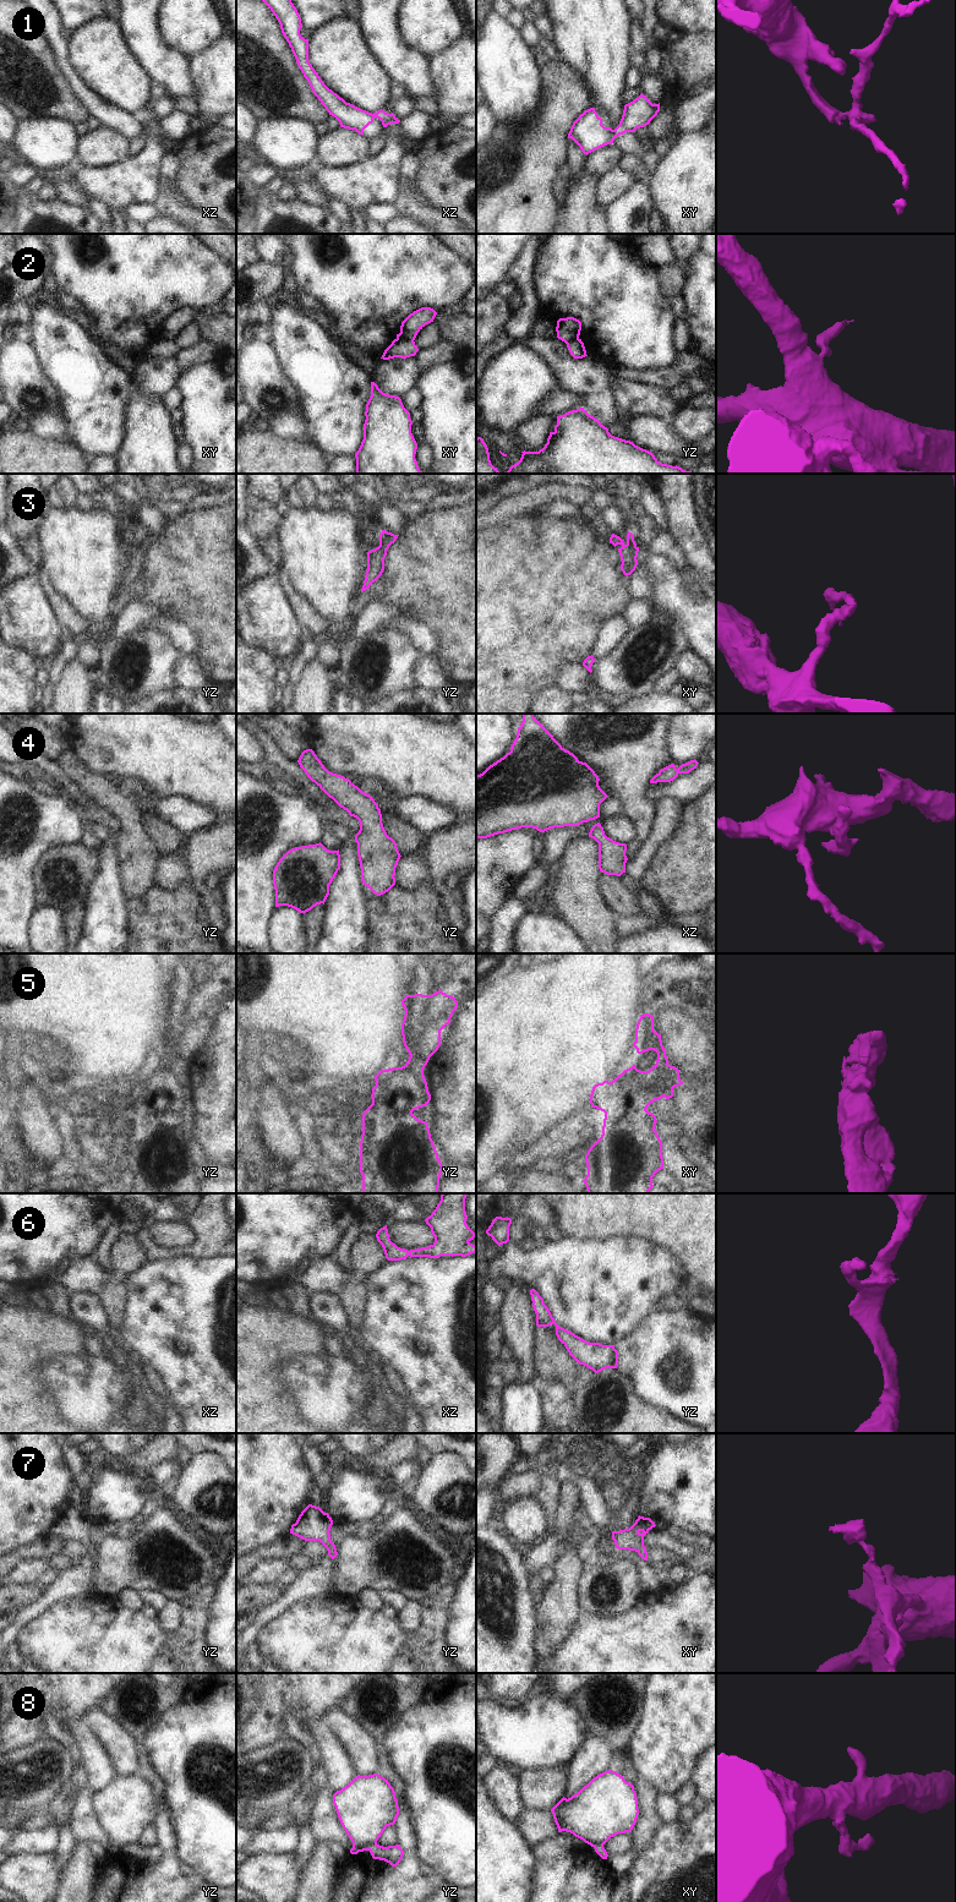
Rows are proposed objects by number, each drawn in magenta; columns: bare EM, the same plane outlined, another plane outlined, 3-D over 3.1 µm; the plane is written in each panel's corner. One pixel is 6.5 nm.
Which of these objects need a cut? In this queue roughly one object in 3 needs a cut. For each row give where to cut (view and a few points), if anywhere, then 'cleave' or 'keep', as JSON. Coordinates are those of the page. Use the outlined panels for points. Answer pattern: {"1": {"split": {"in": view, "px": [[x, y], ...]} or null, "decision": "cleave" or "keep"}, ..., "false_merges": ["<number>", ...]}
{"1": {"split": {"in": "xy", "px": [[612, 130], [616, 136]]}, "decision": "cleave"}, "2": {"split": {"in": "xy", "px": [[397, 338], [413, 342]]}, "decision": "cleave"}, "3": {"split": null, "decision": "keep"}, "4": {"split": null, "decision": "keep"}, "5": {"split": null, "decision": "keep"}, "6": {"split": null, "decision": "keep"}, "7": {"split": null, "decision": "keep"}, "8": {"split": {"in": "yz", "px": [[376, 1843], [367, 1849]]}, "decision": "cleave"}, "false_merges": ["1", "2", "8"]}

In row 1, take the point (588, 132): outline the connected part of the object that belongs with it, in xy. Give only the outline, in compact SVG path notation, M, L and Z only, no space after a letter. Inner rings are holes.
M590 108L573 122L568 138L572 138L588 155L603 146L612 144L616 136L611 127L602 125L602 119L597 115L595 108Z

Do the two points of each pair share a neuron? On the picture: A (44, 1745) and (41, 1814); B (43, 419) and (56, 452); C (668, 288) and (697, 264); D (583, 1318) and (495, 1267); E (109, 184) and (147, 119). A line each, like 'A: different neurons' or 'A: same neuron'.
A: different neurons
B: different neurons
C: different neurons
D: same neuron
E: same neuron

